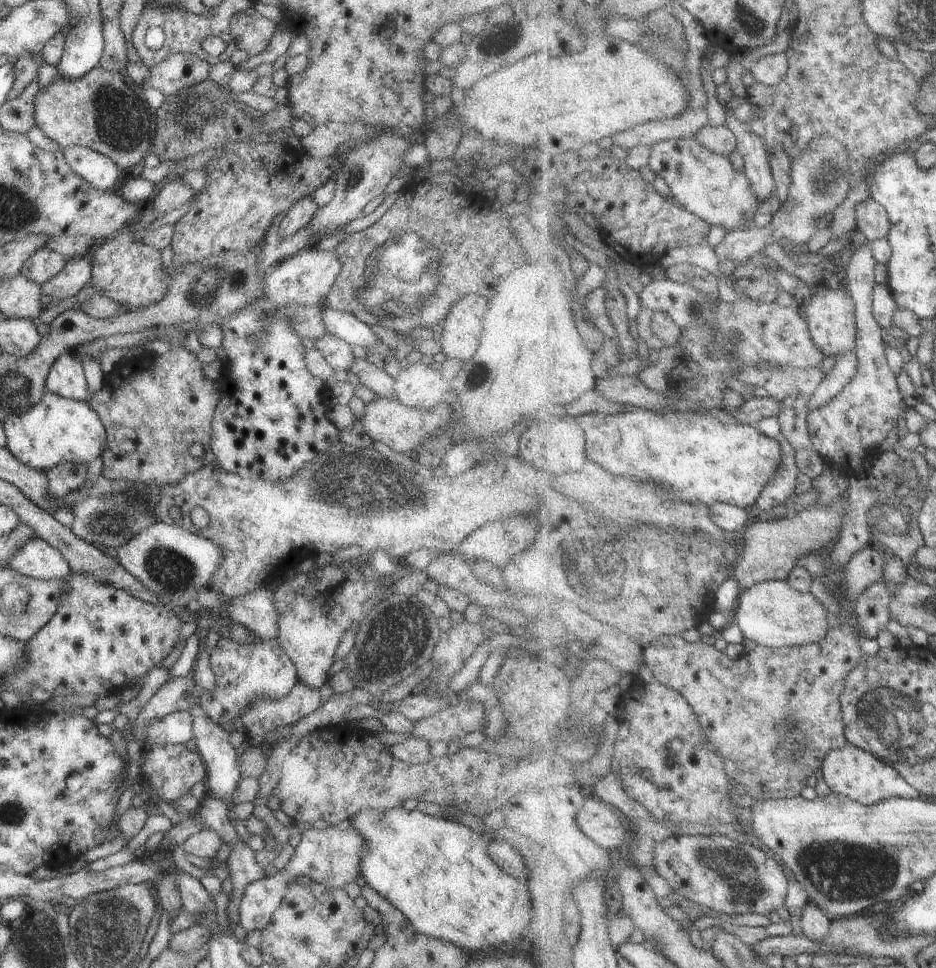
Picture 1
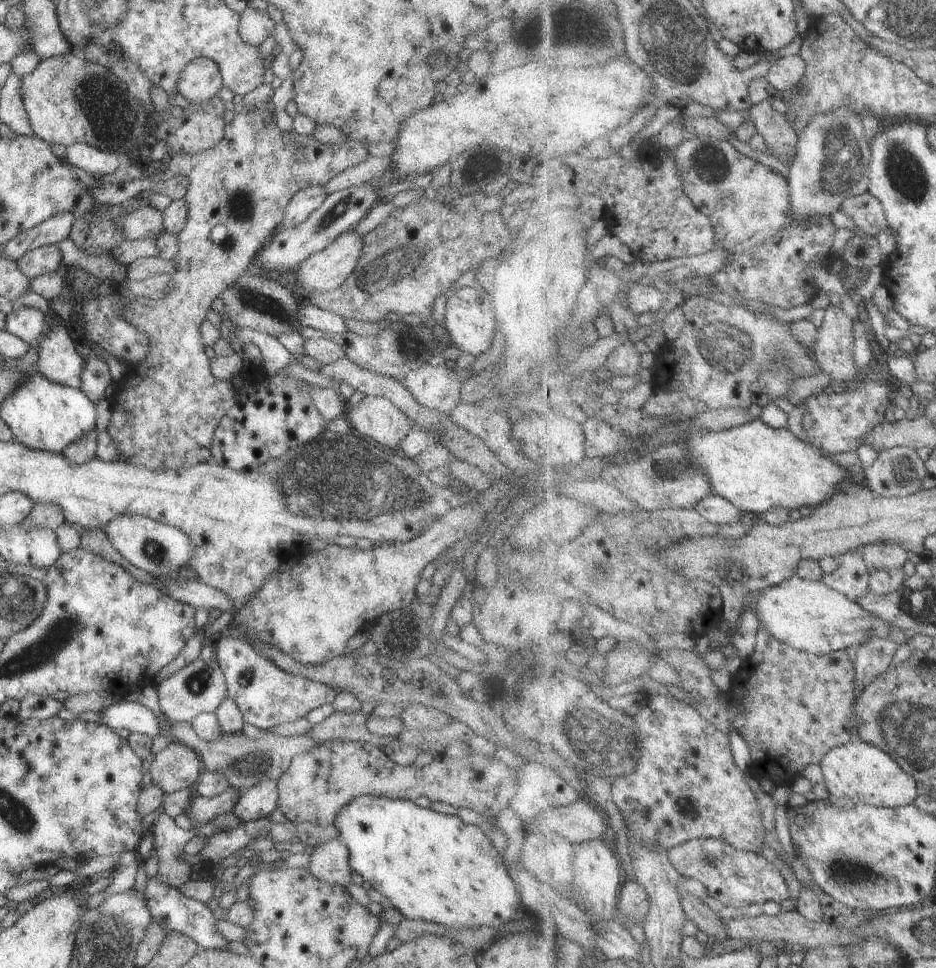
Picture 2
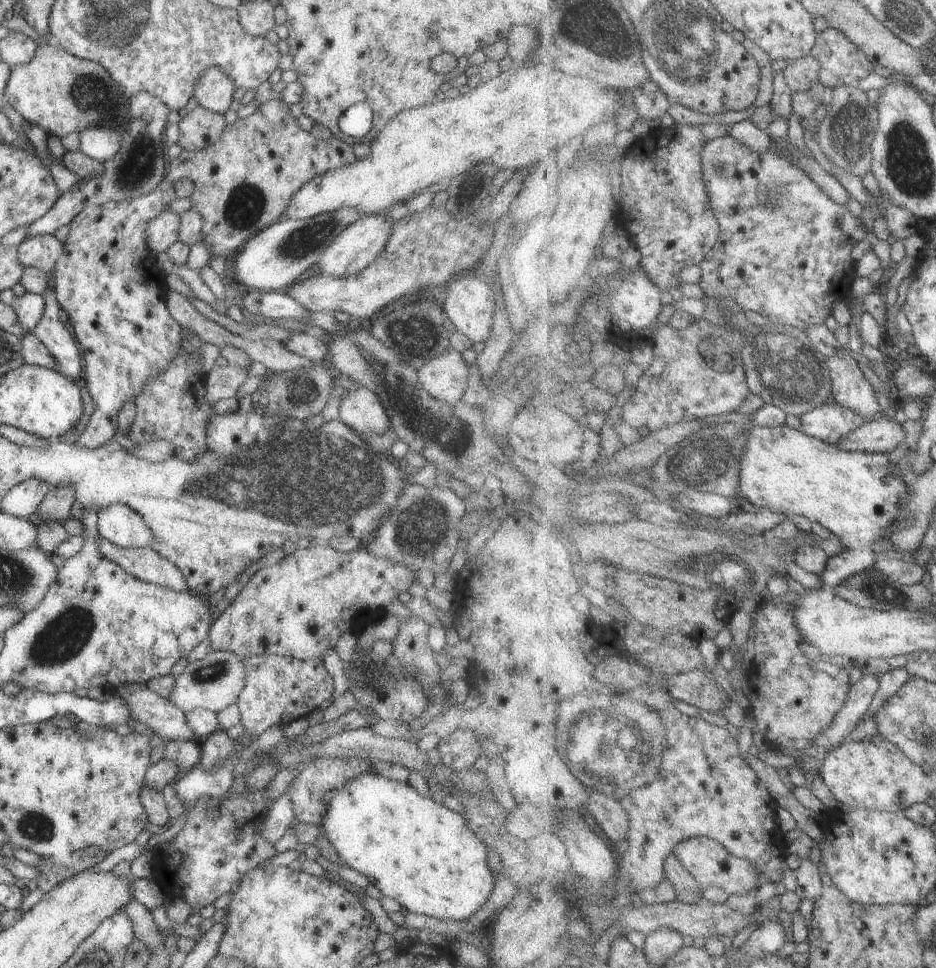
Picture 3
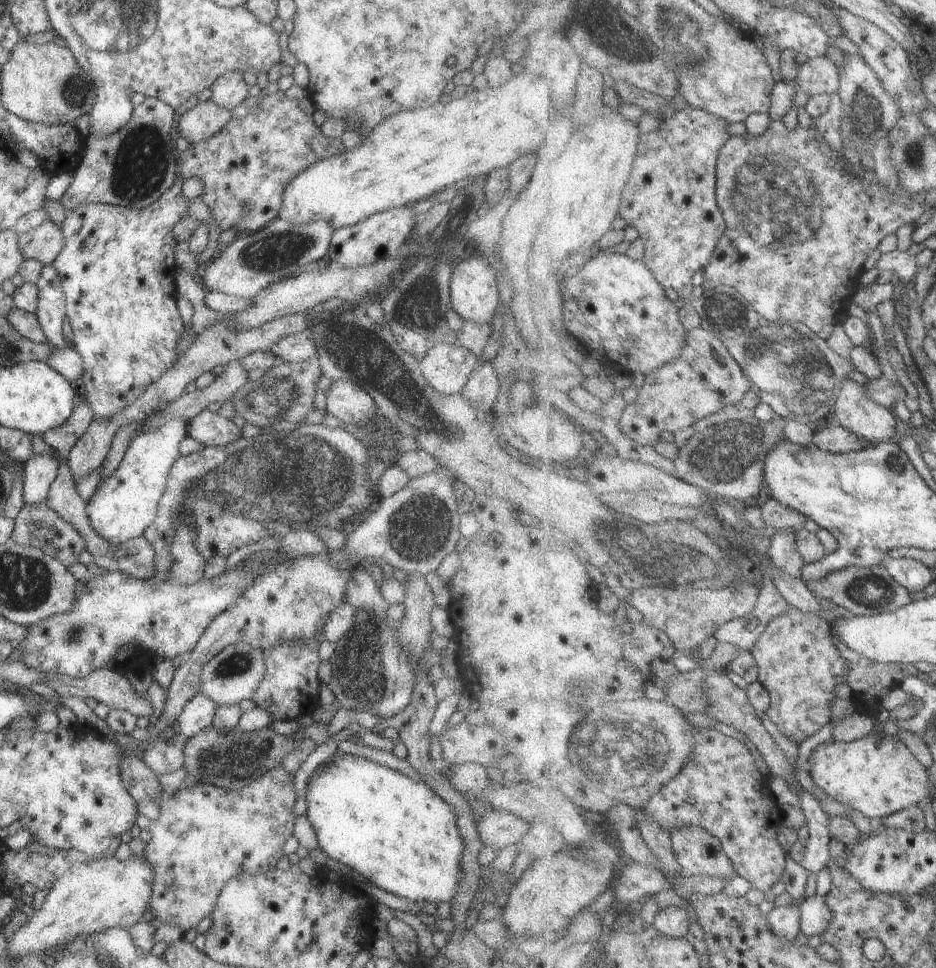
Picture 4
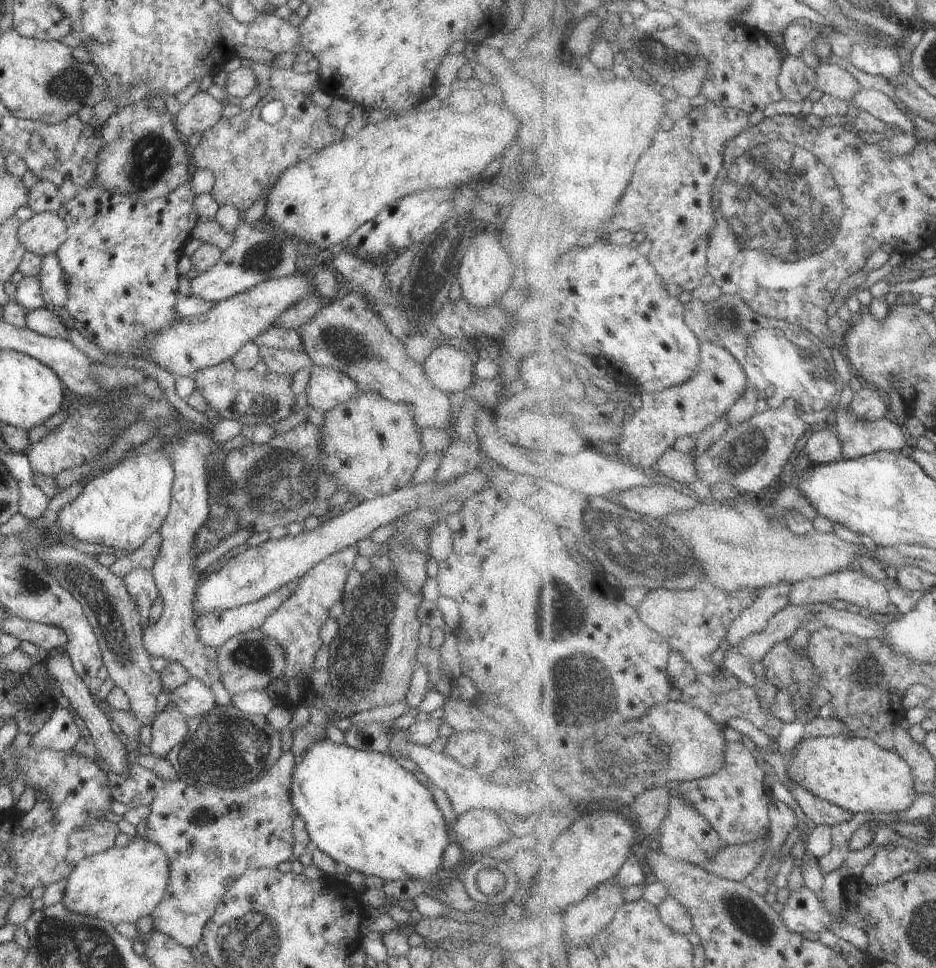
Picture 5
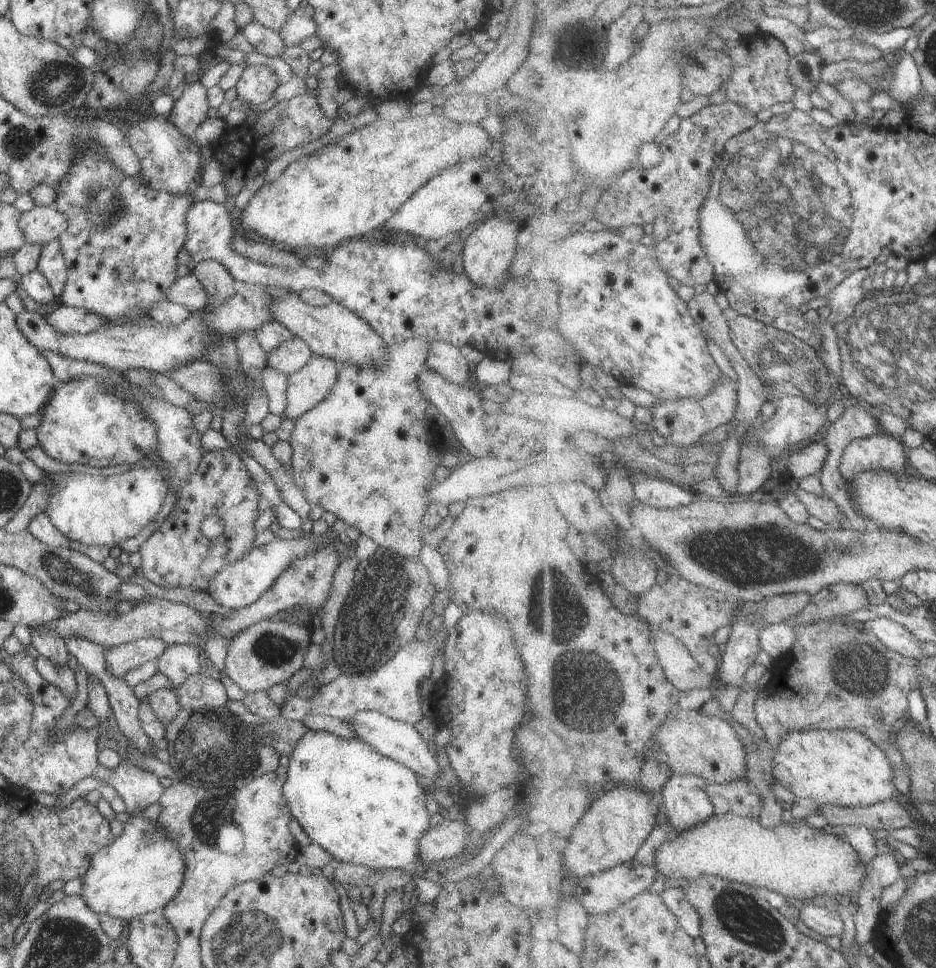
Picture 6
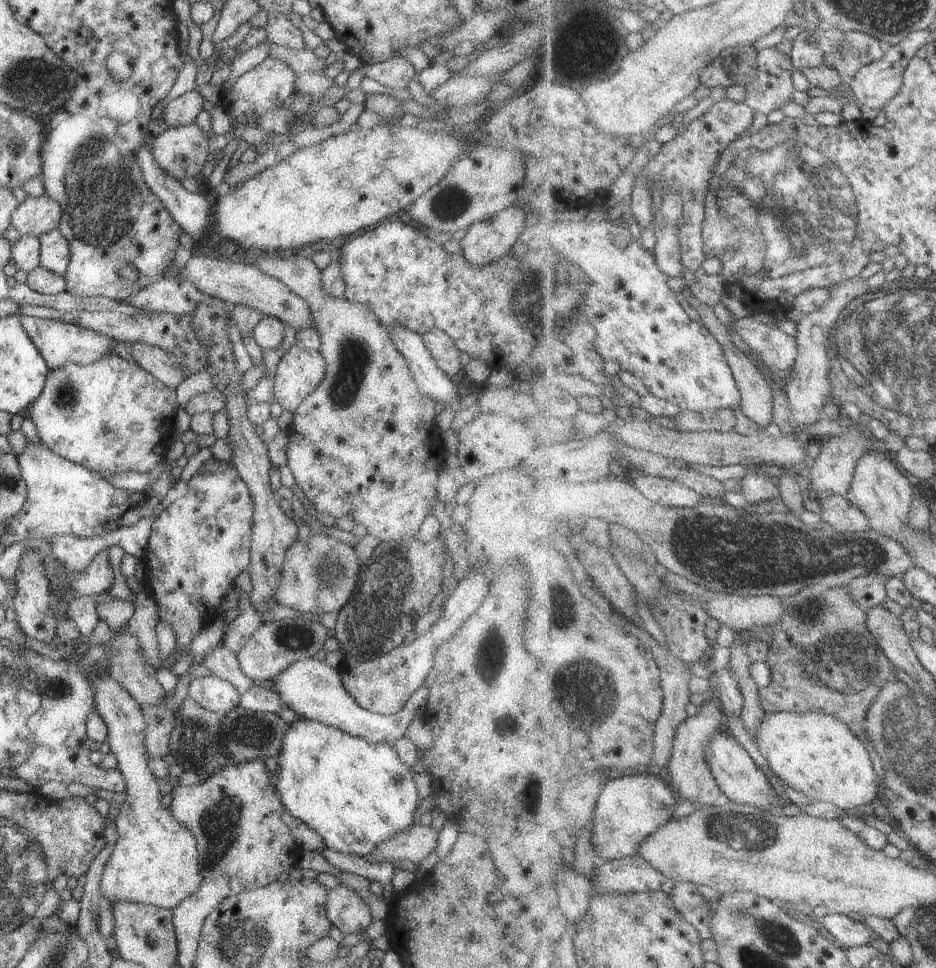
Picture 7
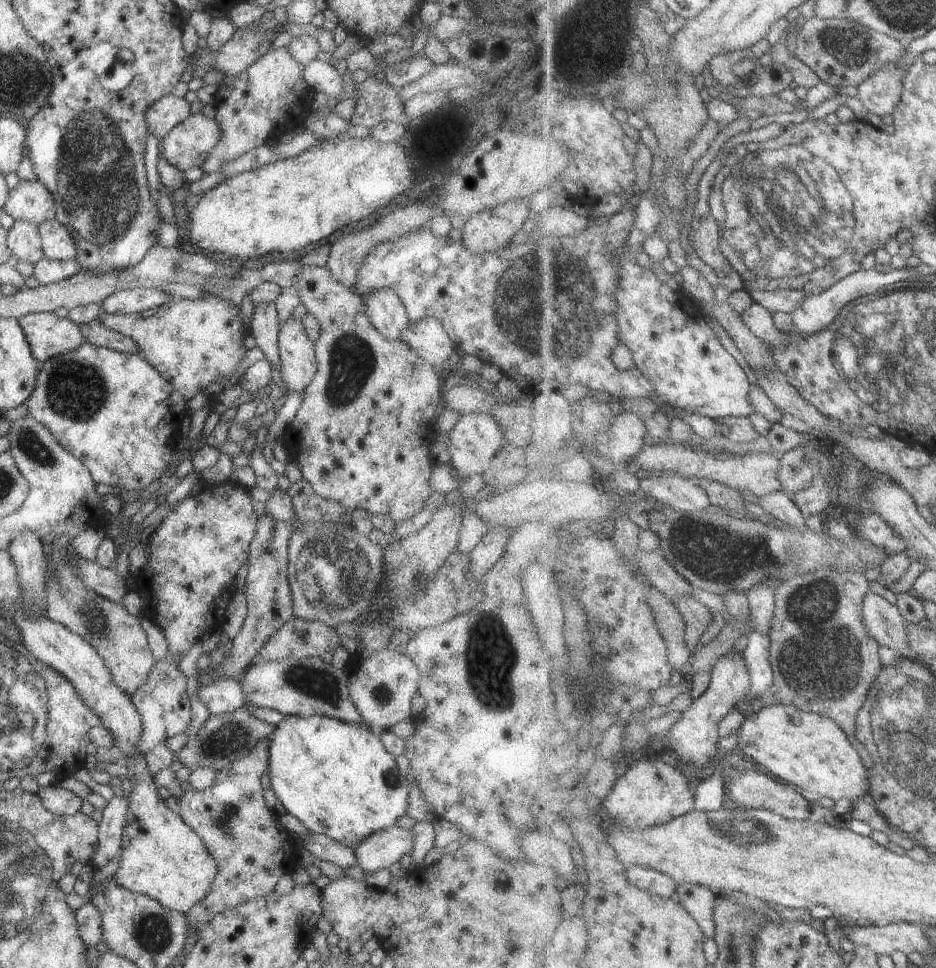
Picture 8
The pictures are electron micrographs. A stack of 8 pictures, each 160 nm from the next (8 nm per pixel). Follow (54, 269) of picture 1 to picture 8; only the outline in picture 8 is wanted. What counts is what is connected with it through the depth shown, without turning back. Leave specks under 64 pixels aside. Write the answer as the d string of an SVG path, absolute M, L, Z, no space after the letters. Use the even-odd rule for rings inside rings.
M38 179L31 181L20 180L18 186L10 189L3 208L14 220L27 220L35 223L37 226L41 222L54 219L57 213L56 199L50 190Z

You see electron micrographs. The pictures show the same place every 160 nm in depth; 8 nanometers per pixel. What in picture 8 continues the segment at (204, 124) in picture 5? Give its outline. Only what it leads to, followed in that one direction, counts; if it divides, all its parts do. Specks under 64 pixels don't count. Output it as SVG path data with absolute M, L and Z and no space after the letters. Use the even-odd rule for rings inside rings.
M172 94L163 96L146 109L145 117L149 134L162 140L169 130L191 113L191 104L184 97L176 97Z

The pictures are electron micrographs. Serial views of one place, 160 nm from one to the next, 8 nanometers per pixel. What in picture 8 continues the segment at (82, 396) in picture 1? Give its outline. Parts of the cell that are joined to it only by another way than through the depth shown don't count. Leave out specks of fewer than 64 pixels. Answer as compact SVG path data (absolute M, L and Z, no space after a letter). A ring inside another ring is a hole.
M58 219L41 222L38 228L44 257L50 260L68 260L76 257L76 241L66 226L58 222Z

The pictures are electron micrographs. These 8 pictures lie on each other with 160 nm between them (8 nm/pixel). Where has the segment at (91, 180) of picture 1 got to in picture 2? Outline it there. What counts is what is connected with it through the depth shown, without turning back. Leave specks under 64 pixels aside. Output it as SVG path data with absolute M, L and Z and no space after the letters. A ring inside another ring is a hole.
M86 143L68 145L65 160L92 175L114 172L124 162L115 152L103 151Z

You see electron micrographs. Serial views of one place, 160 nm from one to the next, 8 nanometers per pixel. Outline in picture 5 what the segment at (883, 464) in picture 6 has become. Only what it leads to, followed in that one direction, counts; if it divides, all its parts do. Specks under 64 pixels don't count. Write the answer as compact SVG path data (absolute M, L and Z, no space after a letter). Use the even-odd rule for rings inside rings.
M850 407L837 413L837 433L844 444L844 459L859 459L880 451L900 452L908 438L902 423L891 415L881 421L856 417Z

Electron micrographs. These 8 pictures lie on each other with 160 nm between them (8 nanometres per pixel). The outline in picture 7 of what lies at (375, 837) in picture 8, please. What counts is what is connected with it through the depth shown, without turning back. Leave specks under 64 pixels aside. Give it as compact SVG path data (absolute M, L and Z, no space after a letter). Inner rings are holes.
M412 825L382 841L365 856L365 860L369 863L420 862L433 850L436 852L438 841L438 832L432 826Z

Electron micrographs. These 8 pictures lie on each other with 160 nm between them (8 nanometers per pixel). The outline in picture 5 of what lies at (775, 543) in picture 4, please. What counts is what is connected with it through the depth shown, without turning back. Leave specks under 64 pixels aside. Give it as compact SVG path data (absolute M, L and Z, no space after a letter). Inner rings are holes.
M782 583L762 589L758 600L747 608L729 628L728 642L738 649L752 635L763 633L778 612L792 605L791 583Z

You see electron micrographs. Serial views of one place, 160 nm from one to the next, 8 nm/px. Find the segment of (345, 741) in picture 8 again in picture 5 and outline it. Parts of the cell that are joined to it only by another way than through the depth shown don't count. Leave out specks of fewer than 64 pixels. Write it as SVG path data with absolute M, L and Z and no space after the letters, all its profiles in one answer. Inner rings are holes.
M325 737L311 744L297 761L290 785L292 806L305 822L315 848L330 855L342 869L374 875L384 881L430 880L442 867L442 854L451 838L444 815L430 789L388 754L357 749Z

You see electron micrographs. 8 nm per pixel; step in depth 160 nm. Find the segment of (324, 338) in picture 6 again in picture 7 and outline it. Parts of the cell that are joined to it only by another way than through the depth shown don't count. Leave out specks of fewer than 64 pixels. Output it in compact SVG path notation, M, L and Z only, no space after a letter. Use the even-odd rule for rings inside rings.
M194 253L182 267L178 267L175 260L172 260L172 264L165 270L164 277L184 279L195 284L201 296L218 297L235 305L251 306L258 309L264 316L276 317L284 324L294 326L299 332L306 327L316 328L306 301L294 294L277 278L262 272L256 265L242 264L236 259L217 259L202 253Z

